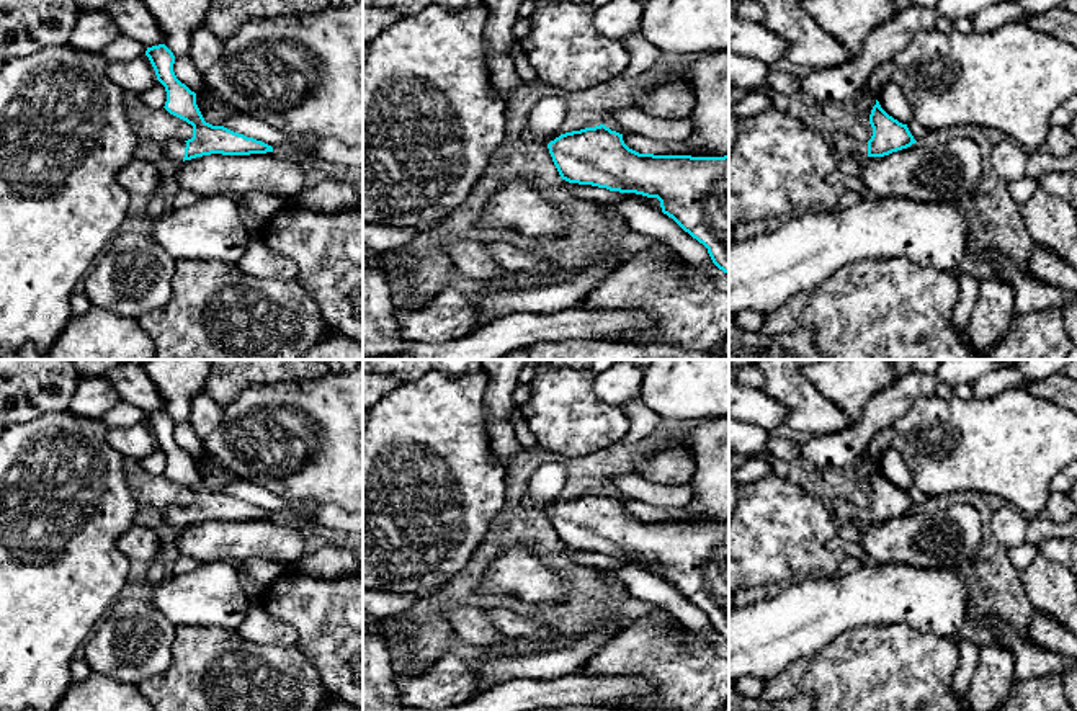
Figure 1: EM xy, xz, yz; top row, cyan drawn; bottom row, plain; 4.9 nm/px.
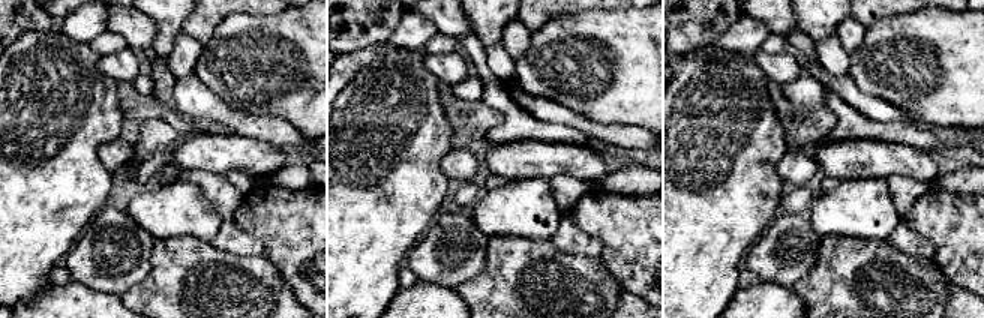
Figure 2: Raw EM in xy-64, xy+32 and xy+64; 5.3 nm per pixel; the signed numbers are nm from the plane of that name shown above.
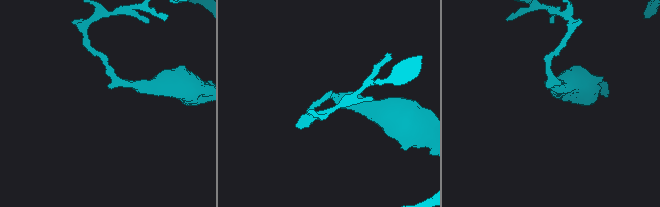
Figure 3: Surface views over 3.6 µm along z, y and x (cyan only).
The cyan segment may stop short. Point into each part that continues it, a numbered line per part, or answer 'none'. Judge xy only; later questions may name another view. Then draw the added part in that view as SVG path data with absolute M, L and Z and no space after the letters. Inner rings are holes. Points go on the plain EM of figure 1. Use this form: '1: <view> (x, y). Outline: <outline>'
1: xy (174, 517). Outline: M170 505L163 515L163 523L177 530L183 528L186 508L183 505Z

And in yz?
1: yz (845, 512). Outline: M837 499L830 512L838 523L868 523L868 508L861 508L848 500Z

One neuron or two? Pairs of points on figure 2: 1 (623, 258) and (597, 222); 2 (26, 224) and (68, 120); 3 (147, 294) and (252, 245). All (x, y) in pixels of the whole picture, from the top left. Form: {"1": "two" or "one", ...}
{"1": "one", "2": "one", "3": "two"}

